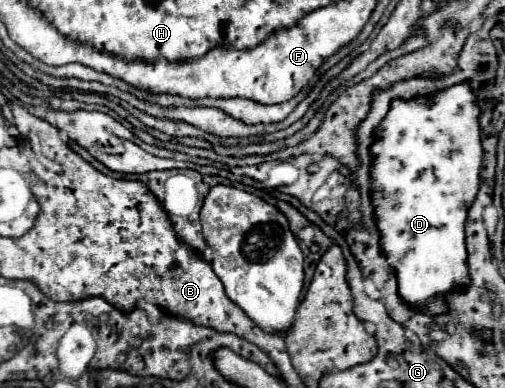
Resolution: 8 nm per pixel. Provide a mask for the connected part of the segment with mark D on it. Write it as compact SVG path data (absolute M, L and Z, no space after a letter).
M463 82L459 86L447 88L439 94L435 94L431 100L429 98L415 98L415 100L393 100L387 118L381 122L381 136L379 140L371 146L371 154L375 156L373 162L373 204L375 204L375 212L377 212L377 226L381 230L381 248L389 260L389 264L395 268L397 274L397 282L399 282L399 294L405 302L409 302L413 308L423 310L427 314L441 314L447 310L445 306L445 298L443 294L447 290L453 288L461 288L469 284L469 276L467 276L467 250L465 250L465 218L467 218L467 210L471 208L475 194L479 190L479 170L481 170L481 156L483 156L483 148L481 148L481 140L479 140L479 108L475 106L475 94L471 92L469 84Z

